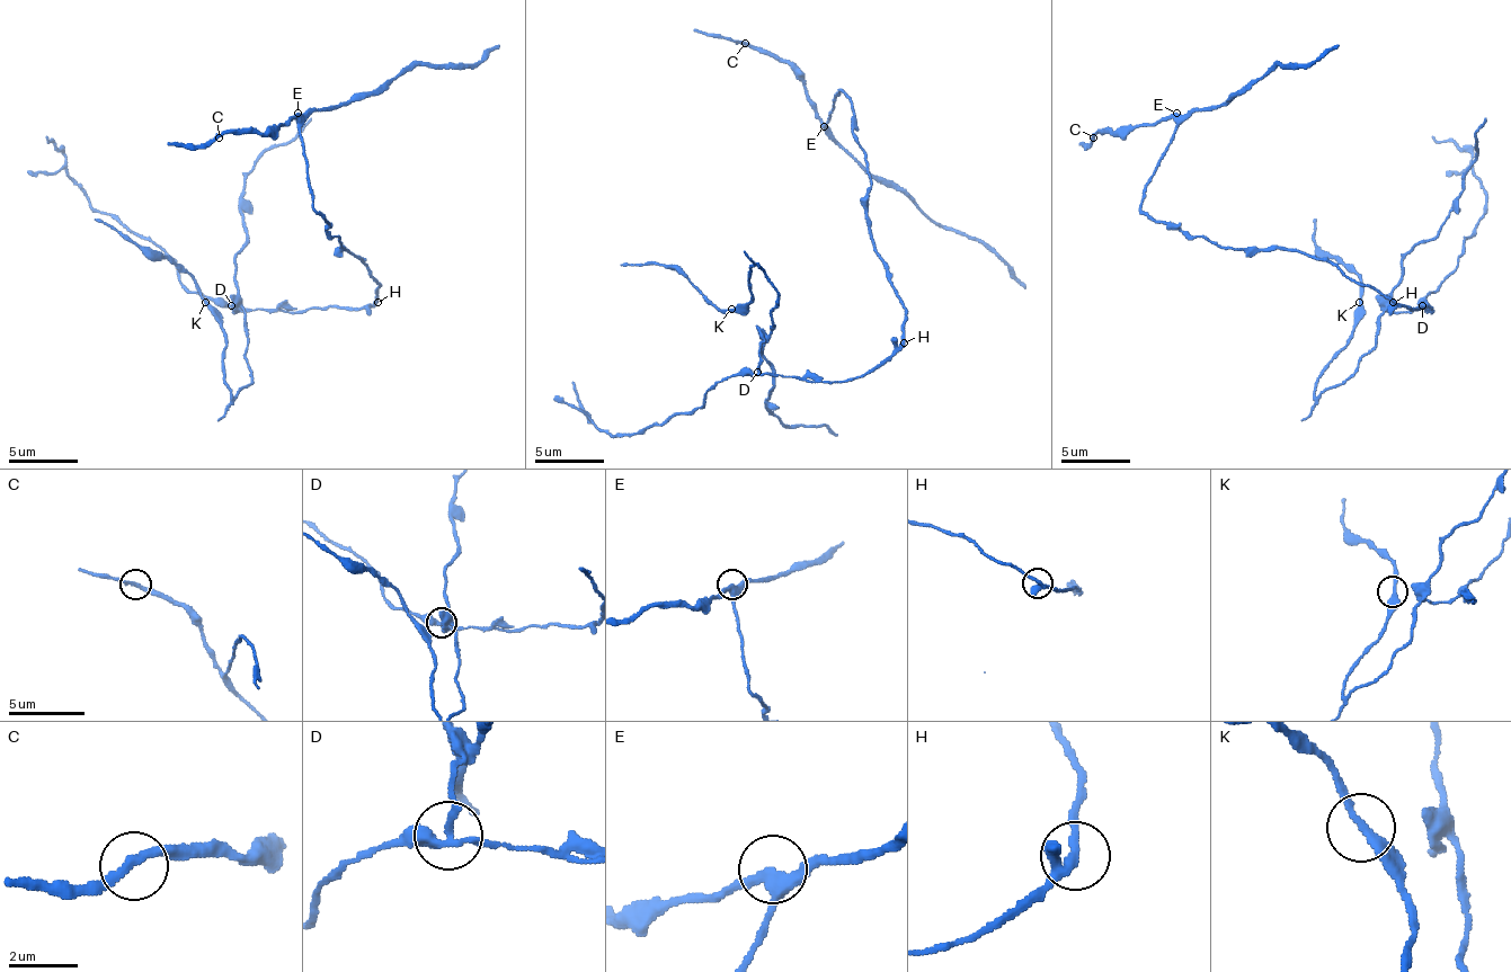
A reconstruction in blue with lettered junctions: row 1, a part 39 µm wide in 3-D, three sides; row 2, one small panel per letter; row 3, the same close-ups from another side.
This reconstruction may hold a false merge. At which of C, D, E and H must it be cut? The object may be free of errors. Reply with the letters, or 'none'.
D

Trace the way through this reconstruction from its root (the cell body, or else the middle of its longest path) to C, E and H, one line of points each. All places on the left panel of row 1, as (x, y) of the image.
C: (378, 285), (312, 206), (309, 158), (294, 119), (264, 131), (225, 131), (219, 137)
E: (378, 285), (374, 275), (349, 251), (343, 251), (346, 247), (329, 233), (326, 220), (312, 206), (298, 113)
H: (378, 285), (378, 302)

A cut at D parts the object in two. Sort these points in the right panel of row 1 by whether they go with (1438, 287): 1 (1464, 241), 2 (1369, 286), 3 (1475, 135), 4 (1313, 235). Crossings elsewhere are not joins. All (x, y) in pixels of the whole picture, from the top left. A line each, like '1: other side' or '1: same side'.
1: same side
2: same side
3: other side
4: other side

